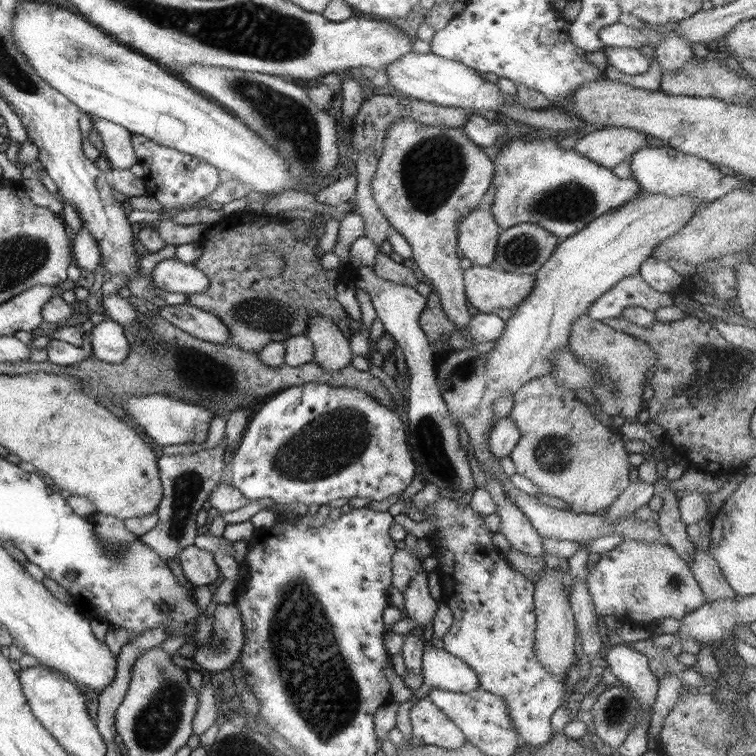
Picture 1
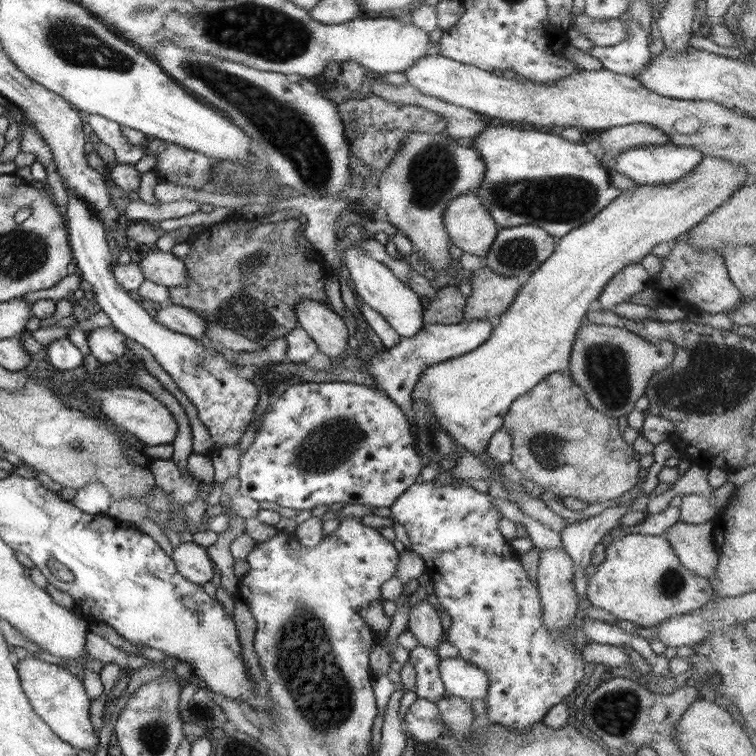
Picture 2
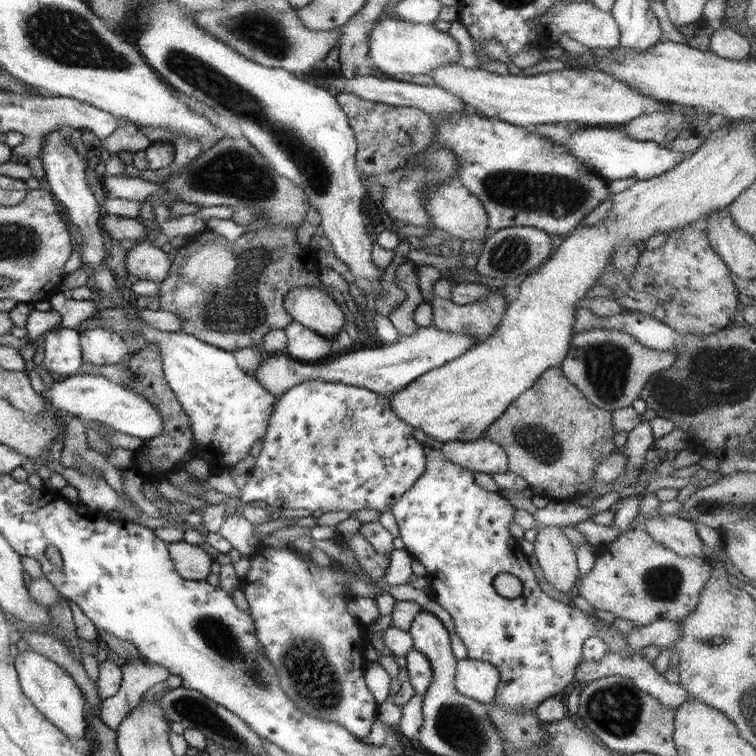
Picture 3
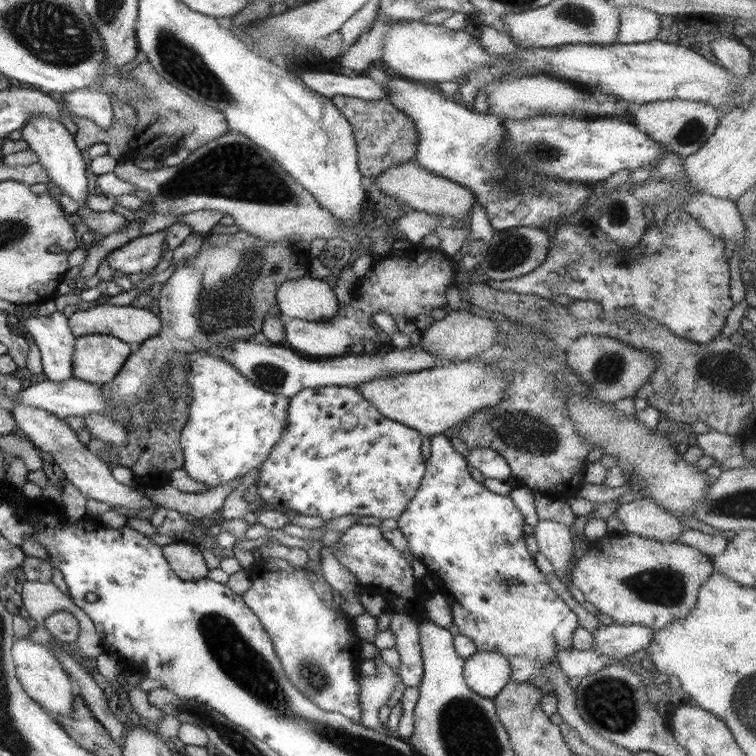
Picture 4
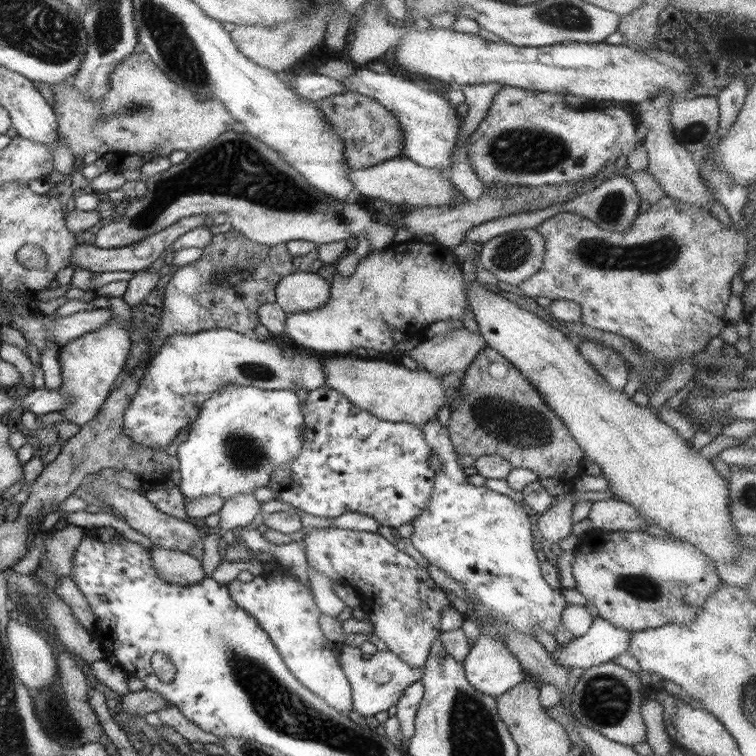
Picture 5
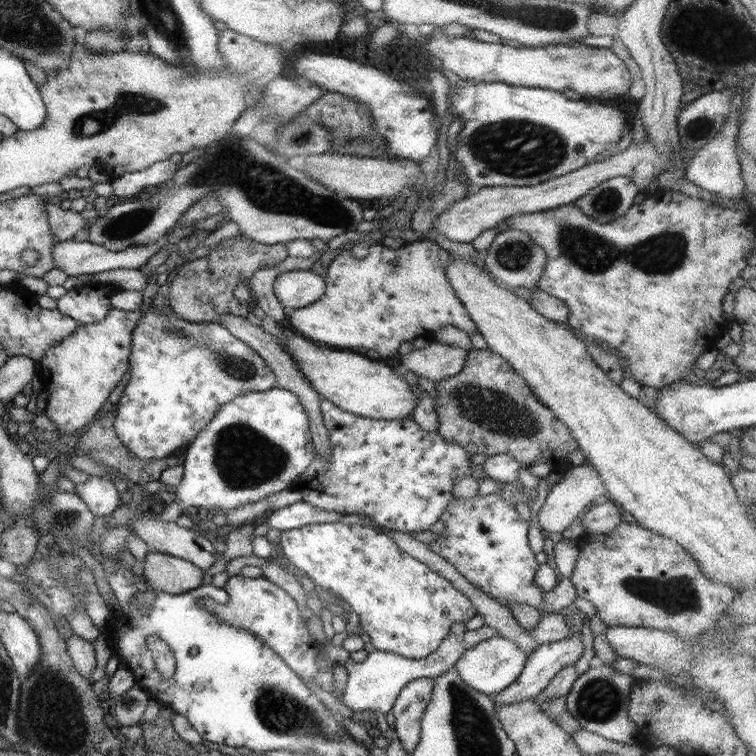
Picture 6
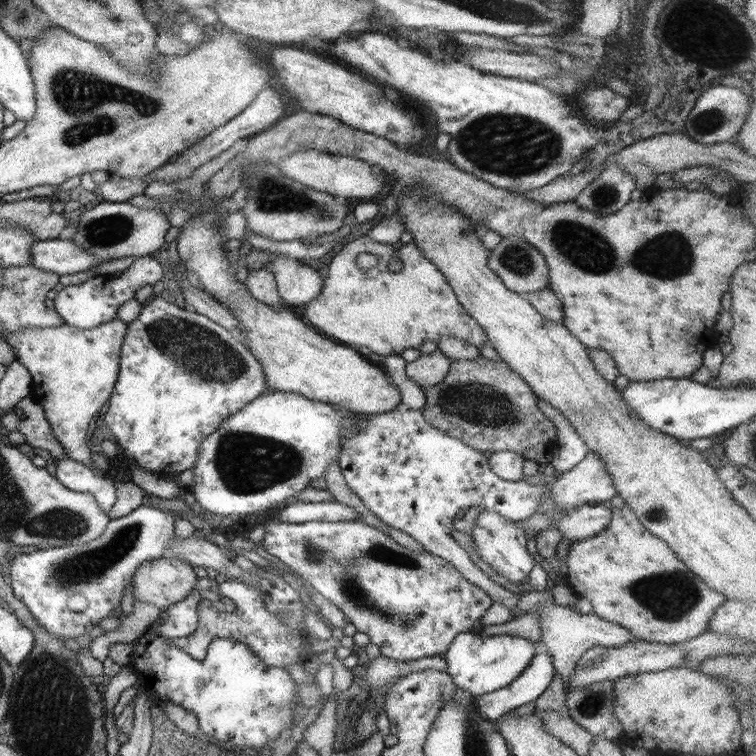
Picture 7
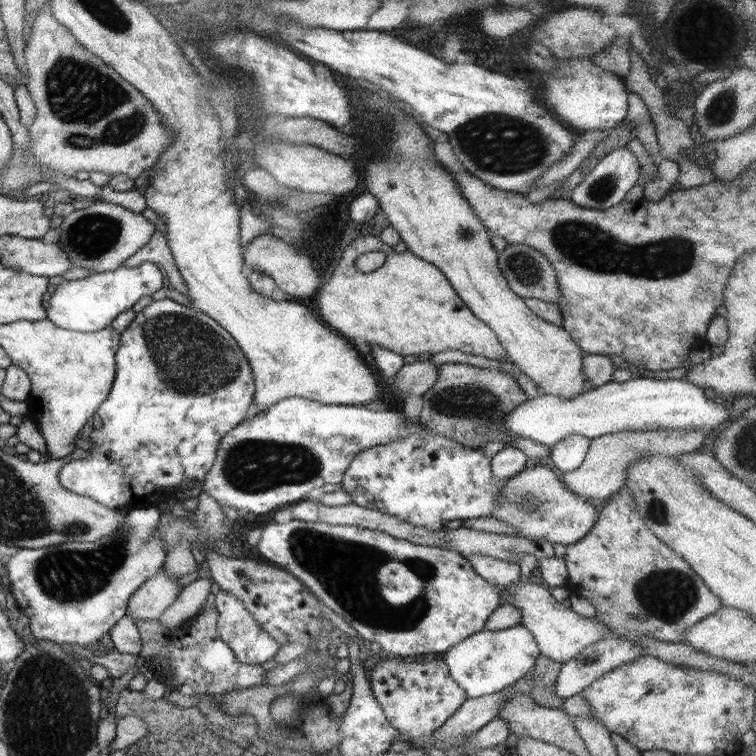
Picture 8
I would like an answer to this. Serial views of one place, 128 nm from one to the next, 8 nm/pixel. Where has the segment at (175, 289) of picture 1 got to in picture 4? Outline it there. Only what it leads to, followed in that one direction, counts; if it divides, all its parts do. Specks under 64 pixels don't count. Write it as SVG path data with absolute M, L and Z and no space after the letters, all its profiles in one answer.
M167 228L127 241L105 255L105 262L111 271L123 275L149 273L161 258L160 248L165 241L165 231Z

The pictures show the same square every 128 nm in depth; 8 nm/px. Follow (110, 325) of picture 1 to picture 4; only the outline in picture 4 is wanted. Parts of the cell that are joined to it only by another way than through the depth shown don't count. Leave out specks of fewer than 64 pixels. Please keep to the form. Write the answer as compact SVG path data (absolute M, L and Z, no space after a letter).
M84 334L74 338L73 356L71 356L71 377L103 386L117 374L125 359L134 351L126 342L104 334Z

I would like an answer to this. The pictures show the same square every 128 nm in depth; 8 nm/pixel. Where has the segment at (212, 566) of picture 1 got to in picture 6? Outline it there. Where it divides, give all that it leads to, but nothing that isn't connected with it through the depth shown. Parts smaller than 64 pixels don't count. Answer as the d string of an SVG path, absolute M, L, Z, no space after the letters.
M149 550L144 557L141 575L149 590L174 596L201 586L203 571L185 559Z

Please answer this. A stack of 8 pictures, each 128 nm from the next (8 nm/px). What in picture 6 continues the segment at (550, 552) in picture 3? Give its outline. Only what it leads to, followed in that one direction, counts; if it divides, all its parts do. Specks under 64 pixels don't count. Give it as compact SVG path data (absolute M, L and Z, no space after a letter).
M587 463L577 467L567 468L563 477L551 487L545 502L537 512L537 523L541 530L551 533L562 533L585 510L609 502L605 488L597 472Z

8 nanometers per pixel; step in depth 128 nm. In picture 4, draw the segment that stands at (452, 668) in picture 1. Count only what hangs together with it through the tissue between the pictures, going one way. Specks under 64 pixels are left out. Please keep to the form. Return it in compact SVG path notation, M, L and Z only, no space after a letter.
M477 652L463 663L463 680L481 698L495 698L509 682L509 662L497 652Z

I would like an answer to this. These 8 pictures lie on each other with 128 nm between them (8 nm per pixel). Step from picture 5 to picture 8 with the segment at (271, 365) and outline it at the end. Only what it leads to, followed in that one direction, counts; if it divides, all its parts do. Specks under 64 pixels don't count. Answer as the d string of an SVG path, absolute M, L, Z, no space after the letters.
M163 297L161 300L150 300L144 307L137 309L135 318L120 333L119 346L114 354L114 365L115 376L112 385L105 400L96 410L102 424L98 429L92 427L91 434L85 436L92 444L91 449L87 450L90 455L82 459L74 459L61 467L58 473L58 482L62 488L78 496L87 496L110 510L120 511L120 508L126 508L127 513L128 510L135 511L136 508L154 508L154 504L159 500L167 500L177 492L183 482L194 482L202 485L203 476L210 470L213 459L215 459L219 439L237 423L247 419L251 413L255 390L253 375L251 375L251 367L249 367L247 357L243 355L238 344L229 336L227 331L223 330L217 322L205 313L187 308Z

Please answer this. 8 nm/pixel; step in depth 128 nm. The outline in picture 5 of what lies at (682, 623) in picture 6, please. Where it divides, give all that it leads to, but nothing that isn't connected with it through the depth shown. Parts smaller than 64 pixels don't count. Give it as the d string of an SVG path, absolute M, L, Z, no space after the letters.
M592 530L581 537L574 554L575 590L597 609L598 617L630 632L693 621L705 597L722 584L711 559L695 546L643 531Z

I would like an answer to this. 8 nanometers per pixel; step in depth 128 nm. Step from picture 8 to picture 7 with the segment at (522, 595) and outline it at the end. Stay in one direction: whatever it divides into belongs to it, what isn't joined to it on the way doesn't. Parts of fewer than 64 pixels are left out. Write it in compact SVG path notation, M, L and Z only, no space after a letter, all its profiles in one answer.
M555 604L542 605L538 610L540 615L539 627L541 627L541 638L539 638L539 647L551 657L551 665L554 672L557 672L563 680L563 684L567 685L569 676L573 674L575 662L585 650L595 646L605 648L619 648L627 642L633 642L634 638L627 629L602 620L596 615L581 615L567 607L557 606Z

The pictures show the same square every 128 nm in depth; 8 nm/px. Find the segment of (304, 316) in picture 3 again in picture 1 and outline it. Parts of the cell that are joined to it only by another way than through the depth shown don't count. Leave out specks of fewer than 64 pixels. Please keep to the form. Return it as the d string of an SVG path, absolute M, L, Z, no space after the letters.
M315 316L307 322L305 336L313 345L313 362L323 370L339 370L350 364L352 352L341 330L325 316Z

